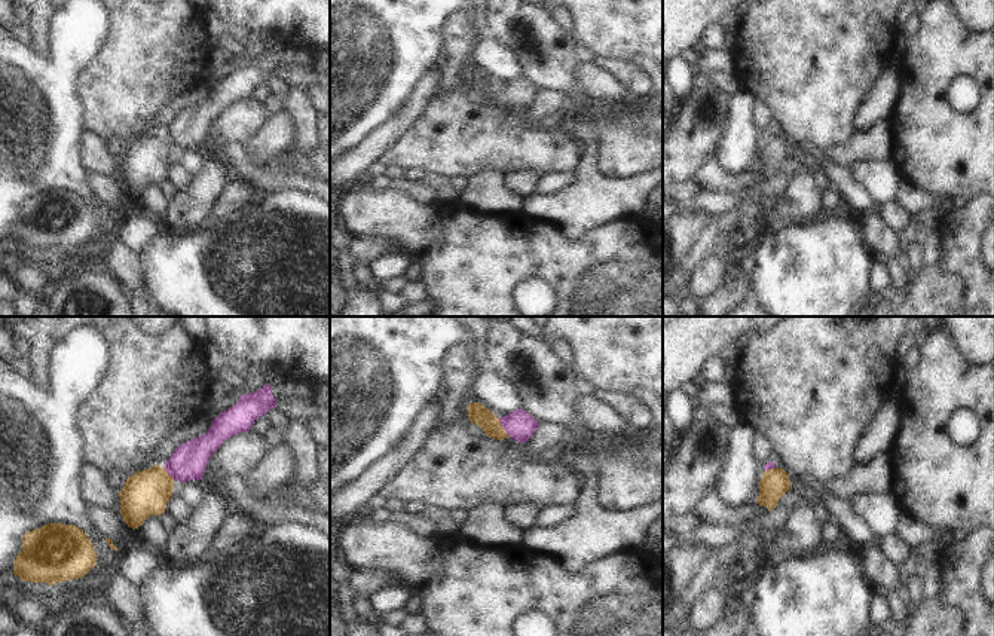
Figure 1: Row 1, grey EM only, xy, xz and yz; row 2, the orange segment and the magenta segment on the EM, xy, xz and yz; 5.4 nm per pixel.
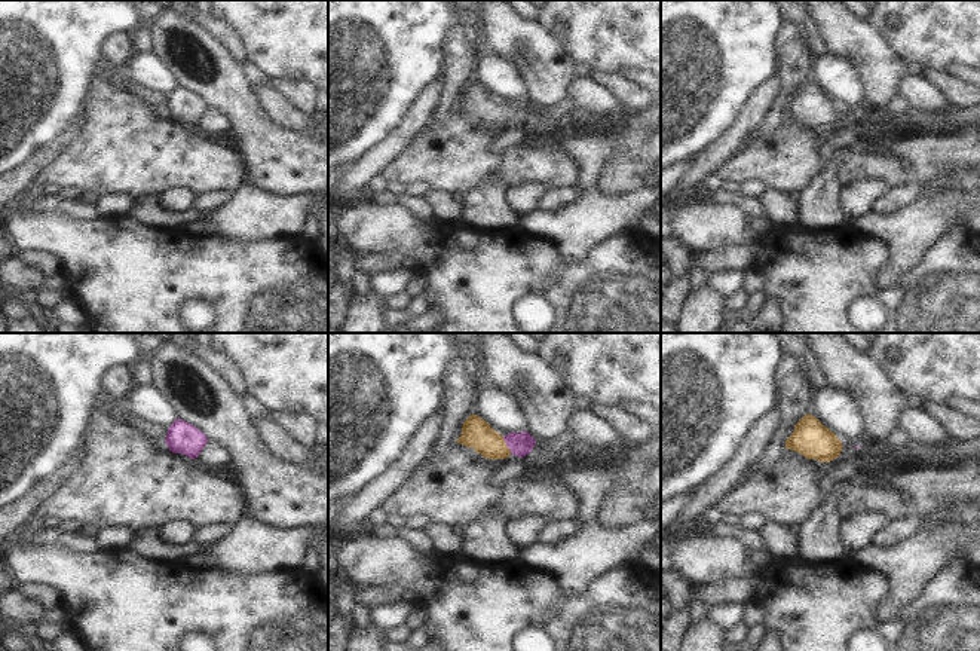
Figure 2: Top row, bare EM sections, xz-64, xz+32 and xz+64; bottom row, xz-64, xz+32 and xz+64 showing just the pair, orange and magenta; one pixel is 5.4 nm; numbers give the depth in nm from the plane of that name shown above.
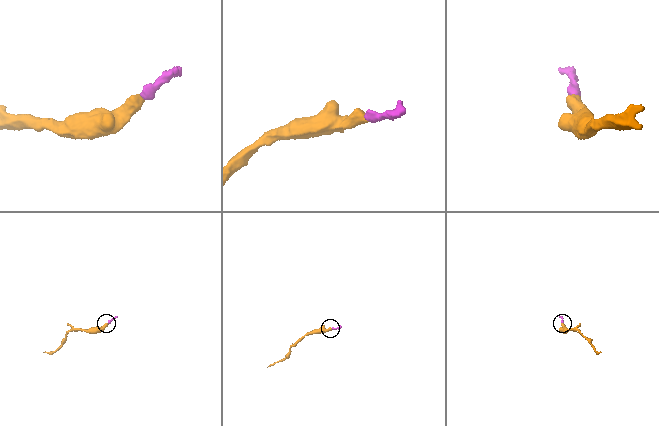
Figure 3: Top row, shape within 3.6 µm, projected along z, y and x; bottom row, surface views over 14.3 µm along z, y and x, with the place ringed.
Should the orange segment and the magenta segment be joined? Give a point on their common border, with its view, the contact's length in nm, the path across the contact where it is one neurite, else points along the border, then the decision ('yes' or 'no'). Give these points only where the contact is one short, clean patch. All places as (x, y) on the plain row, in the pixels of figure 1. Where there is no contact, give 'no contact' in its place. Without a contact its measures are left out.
contact xz (501, 94); length 120 nm; way xz (477, 80), (494, 94), (501, 94), (520, 92); yes

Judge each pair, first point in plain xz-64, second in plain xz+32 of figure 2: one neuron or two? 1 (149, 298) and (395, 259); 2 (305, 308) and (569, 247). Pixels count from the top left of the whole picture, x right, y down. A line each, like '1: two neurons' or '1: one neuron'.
1: two neurons
2: two neurons

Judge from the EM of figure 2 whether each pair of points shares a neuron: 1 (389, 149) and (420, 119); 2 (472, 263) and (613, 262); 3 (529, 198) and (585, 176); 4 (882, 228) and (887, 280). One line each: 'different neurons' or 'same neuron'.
1: same neuron
2: same neuron
3: different neurons
4: same neuron

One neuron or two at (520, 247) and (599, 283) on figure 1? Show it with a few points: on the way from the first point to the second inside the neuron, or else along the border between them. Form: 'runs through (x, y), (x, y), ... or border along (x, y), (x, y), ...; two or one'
runs through (540, 250), (580, 271); one

